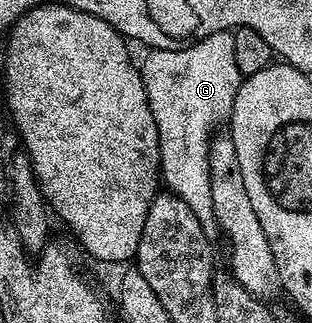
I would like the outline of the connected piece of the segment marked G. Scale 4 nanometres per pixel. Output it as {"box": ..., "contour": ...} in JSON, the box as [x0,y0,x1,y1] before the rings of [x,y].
{"box":[142,30,242,220],"contour":[[[219,30],[202,40],[182,46],[179,50],[149,49],[142,62],[144,87],[150,104],[150,112],[158,128],[160,145],[160,172],[162,182],[171,193],[178,195],[194,216],[201,220],[212,218],[210,200],[210,164],[208,163],[208,143],[210,135],[220,121],[227,119],[242,81],[238,64],[234,60],[234,40],[227,30]]]}

